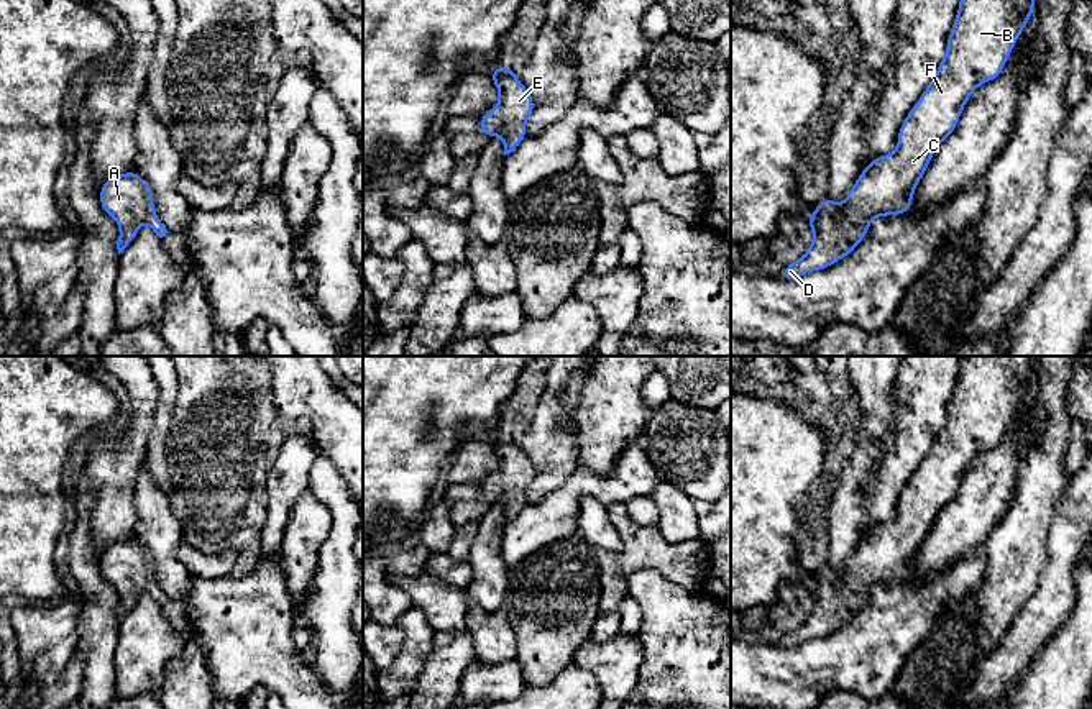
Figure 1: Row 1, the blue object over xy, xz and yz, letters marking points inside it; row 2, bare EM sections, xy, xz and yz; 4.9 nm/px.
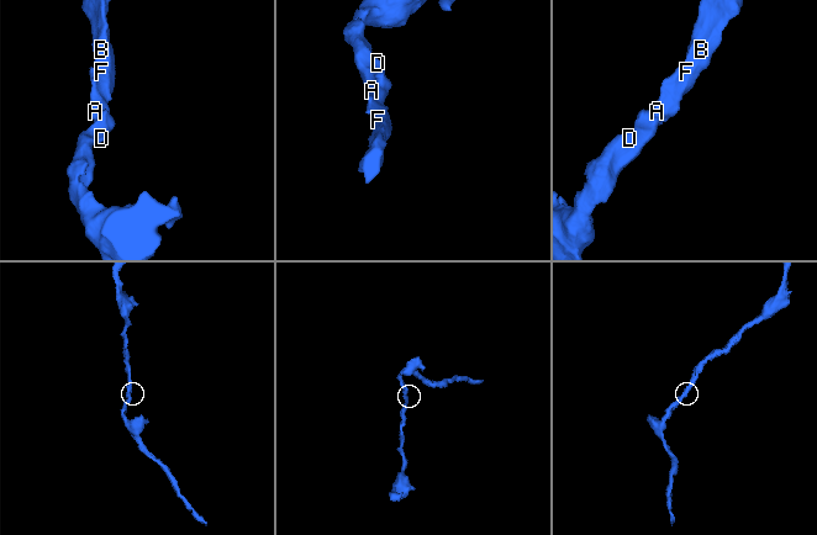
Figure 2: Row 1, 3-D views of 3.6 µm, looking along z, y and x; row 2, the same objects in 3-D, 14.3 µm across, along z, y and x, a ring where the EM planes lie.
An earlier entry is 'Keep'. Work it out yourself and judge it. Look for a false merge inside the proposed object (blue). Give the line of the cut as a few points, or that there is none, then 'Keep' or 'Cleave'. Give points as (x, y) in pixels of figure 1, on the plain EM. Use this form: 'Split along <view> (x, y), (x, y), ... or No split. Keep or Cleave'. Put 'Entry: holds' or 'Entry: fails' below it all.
No split. Keep
Entry: holds

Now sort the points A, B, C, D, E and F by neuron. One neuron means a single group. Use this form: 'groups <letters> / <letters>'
groups A B C D E F

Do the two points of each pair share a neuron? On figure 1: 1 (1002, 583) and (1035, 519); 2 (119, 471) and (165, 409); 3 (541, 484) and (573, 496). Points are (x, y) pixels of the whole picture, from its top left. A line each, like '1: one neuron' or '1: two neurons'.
1: one neuron
2: two neurons
3: two neurons

